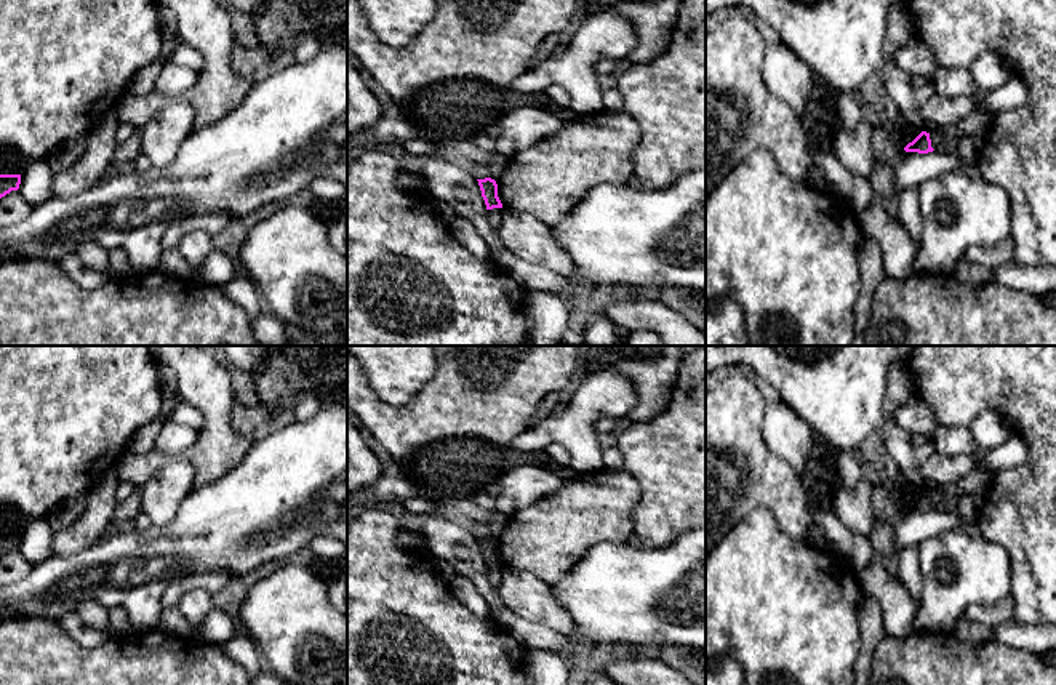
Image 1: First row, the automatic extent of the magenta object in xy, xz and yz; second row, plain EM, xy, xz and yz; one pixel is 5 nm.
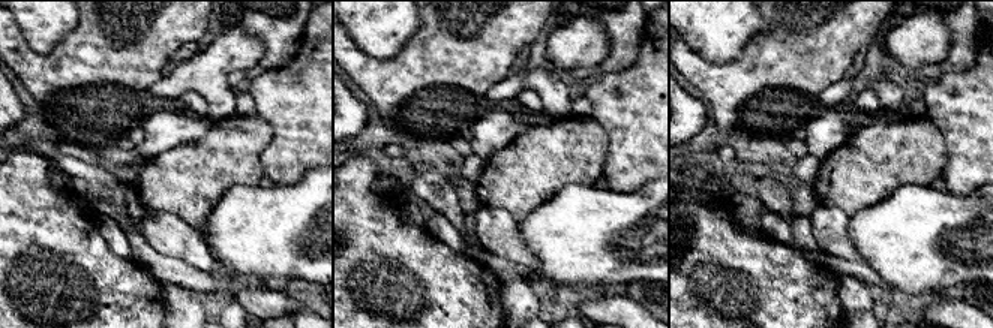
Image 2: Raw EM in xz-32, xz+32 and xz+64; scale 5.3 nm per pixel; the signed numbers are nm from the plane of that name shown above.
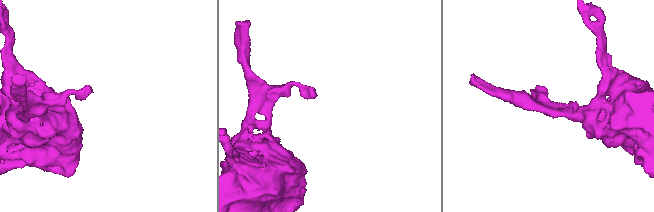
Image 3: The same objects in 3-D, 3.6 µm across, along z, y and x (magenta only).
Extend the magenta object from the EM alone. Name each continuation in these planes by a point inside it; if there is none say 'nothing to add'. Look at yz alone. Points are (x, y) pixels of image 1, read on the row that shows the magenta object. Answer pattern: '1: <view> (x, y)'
nothing to add

